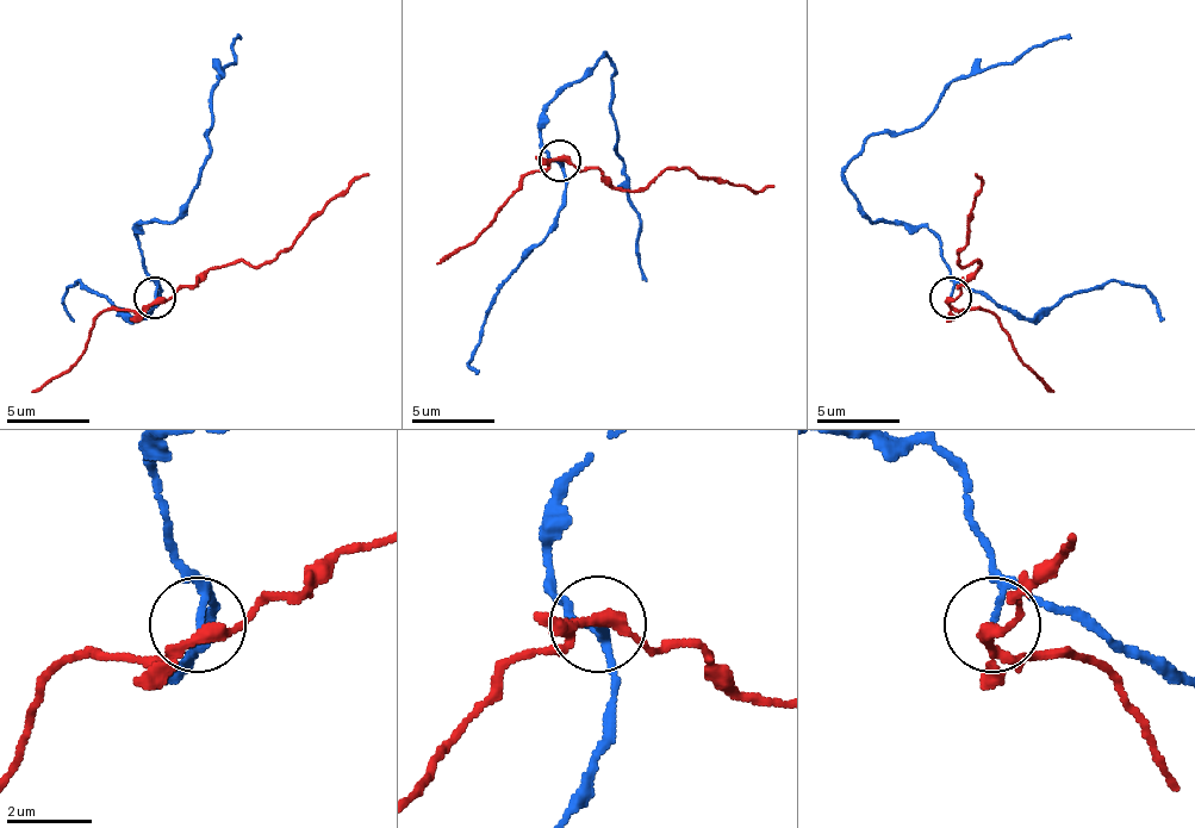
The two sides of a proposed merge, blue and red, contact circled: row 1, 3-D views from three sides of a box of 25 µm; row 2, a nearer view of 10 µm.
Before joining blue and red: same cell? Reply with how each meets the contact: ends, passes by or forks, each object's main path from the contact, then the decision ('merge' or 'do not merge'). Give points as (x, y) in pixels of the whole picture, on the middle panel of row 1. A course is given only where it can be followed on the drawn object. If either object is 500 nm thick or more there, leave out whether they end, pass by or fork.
blue passes by; red passes by; blue runs (560, 161), (540, 141), (545, 107), (605, 54), (614, 67), (610, 92), (614, 129), (639, 228), (642, 281); red runs (560, 161), (597, 169), (618, 190), (642, 190), (659, 174), (676, 169), (754, 190), (775, 186); do not merge

